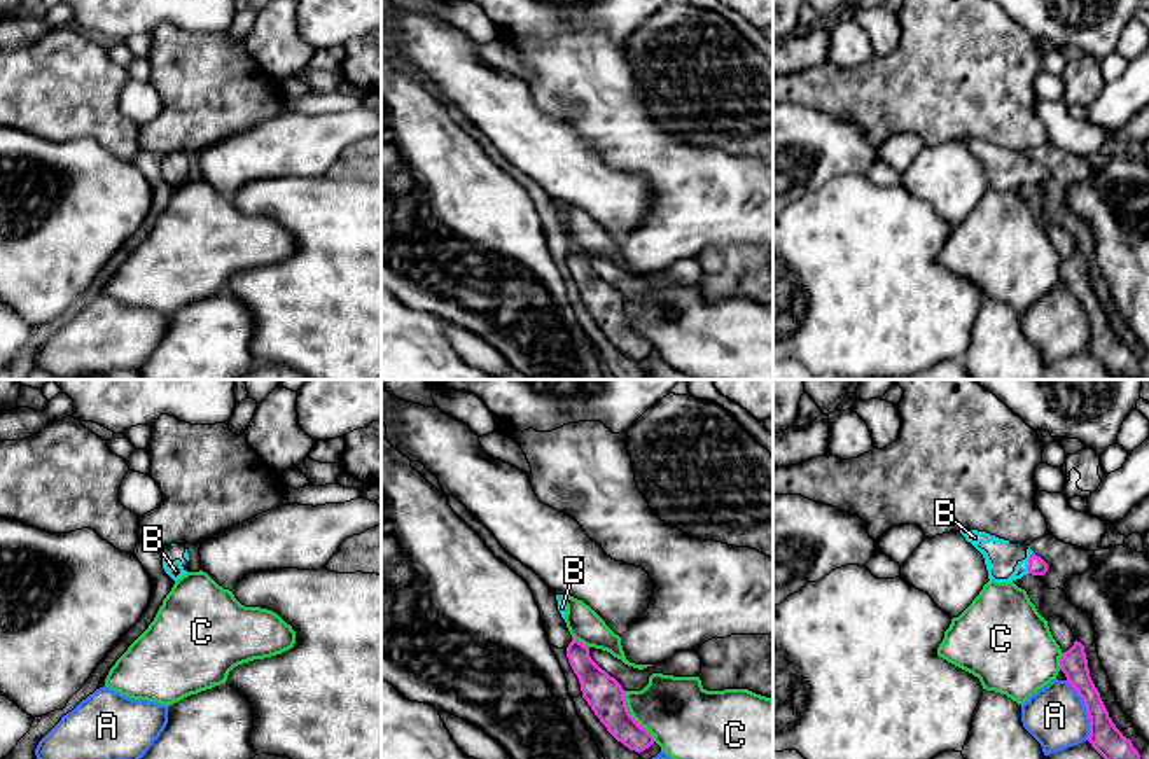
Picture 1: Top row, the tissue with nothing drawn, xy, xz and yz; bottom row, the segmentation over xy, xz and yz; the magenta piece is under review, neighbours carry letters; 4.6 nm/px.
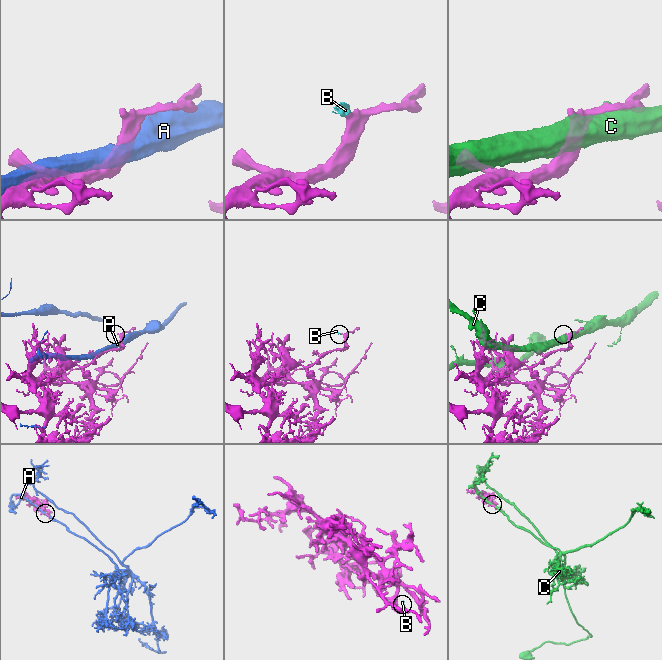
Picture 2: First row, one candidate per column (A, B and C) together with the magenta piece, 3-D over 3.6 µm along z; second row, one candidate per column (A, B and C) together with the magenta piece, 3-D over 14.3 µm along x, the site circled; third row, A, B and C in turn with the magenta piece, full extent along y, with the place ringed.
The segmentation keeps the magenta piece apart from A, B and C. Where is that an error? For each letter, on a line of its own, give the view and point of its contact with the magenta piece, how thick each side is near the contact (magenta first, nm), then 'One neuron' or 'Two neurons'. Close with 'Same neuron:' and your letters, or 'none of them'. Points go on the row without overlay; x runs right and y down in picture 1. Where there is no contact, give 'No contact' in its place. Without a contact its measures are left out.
A: Touches magenta at yz (1086, 319). Thickness 150 nm (magenta) against 280 nm. Two neurons
B: Touches magenta at yz (1029, 170). Thickness 80 nm (magenta) against 60 nm. One neuron
C: Touches magenta at xz (630, 324). Thickness 170 nm (magenta) against 320 nm. Two neurons
Same neuron: B

